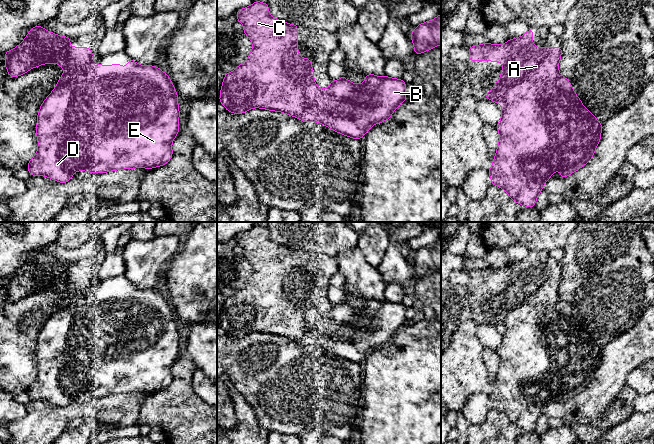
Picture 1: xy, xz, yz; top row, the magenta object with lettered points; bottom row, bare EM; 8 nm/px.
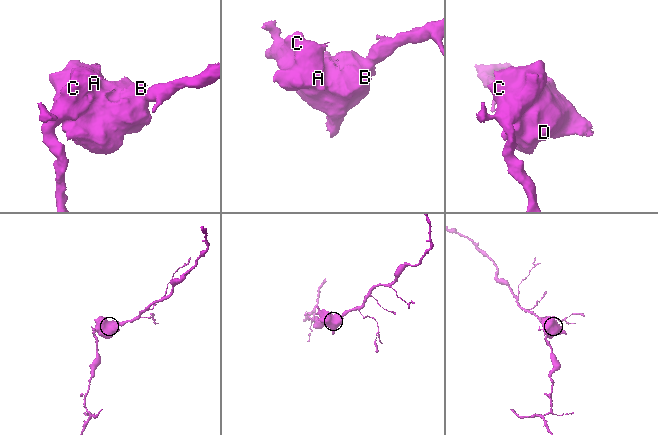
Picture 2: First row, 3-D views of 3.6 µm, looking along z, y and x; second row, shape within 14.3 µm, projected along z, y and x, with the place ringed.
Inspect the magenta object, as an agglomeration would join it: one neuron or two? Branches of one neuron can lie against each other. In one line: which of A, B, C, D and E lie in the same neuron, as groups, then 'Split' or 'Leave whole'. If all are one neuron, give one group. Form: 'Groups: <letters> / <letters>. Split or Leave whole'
Groups: A C / B D E. Split

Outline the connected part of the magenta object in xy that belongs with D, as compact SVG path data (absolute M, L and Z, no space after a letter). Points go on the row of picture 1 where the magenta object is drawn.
M132 58L123 68L120 64L115 63L110 66L94 64L91 61L84 71L79 74L72 83L61 83L57 85L48 97L41 104L37 116L36 135L38 139L38 149L35 156L27 165L31 176L46 176L60 183L66 183L72 179L75 171L88 171L91 173L106 173L121 169L133 168L155 168L165 165L172 158L172 142L179 133L179 106L176 90L167 74L157 66L142 66L136 63Z

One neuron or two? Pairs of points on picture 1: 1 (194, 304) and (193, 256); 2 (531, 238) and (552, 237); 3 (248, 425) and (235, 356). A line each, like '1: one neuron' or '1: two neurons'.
1: one neuron
2: one neuron
3: two neurons

